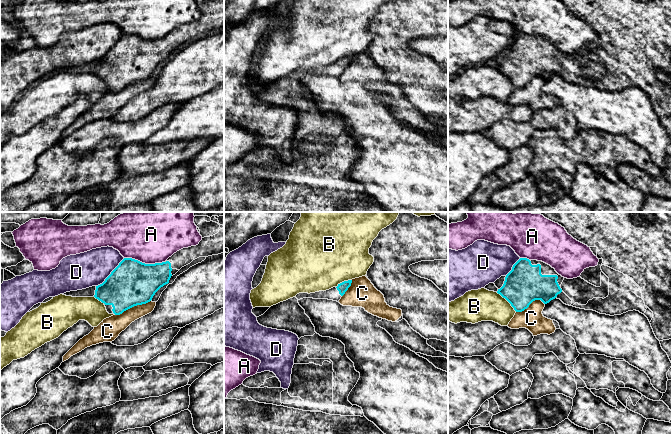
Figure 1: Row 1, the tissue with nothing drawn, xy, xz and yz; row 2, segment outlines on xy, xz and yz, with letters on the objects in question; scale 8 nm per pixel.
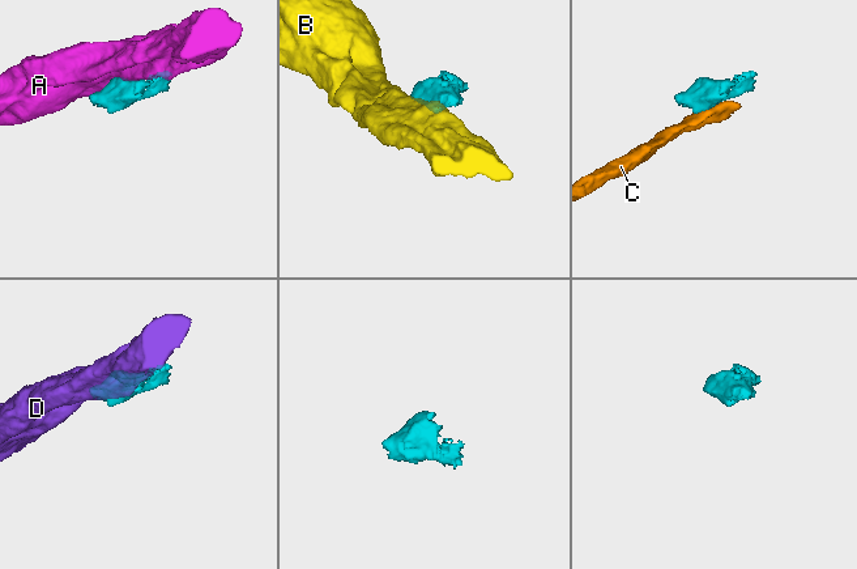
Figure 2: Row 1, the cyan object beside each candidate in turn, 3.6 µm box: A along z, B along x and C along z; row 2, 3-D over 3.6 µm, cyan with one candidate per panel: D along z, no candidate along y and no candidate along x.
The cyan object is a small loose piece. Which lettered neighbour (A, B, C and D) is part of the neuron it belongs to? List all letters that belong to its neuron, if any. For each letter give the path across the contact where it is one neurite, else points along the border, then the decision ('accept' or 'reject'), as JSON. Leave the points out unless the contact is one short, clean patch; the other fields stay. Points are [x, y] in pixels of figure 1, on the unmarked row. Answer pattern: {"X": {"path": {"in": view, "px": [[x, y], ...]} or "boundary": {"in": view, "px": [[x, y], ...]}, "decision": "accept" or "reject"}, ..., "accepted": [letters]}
{"A": {"decision": "reject"}, "B": {"decision": "reject"}, "C": {"boundary": {"in": "xy", "px": [[150, 76], [134, 81], [119, 90], [114, 90]]}, "decision": "reject"}, "D": {"decision": "reject"}, "accepted": []}

